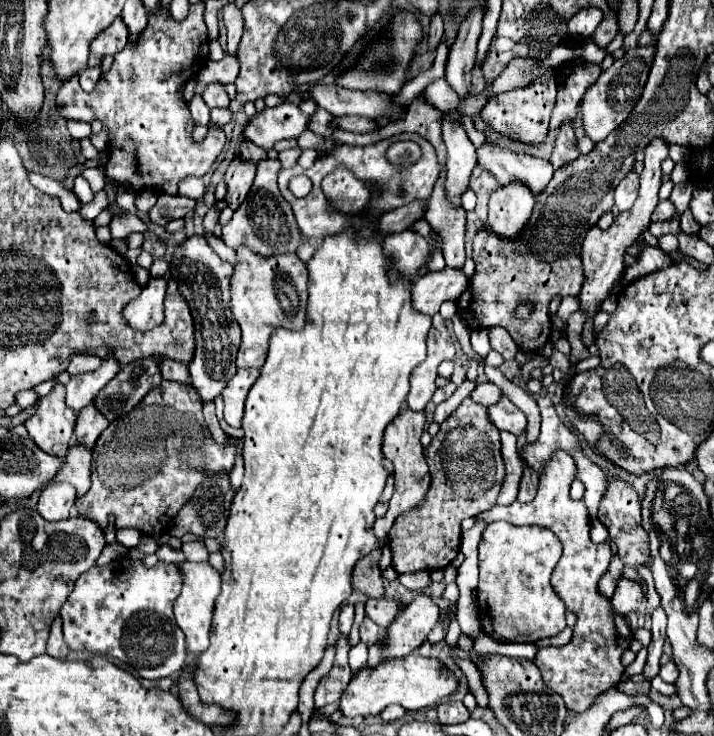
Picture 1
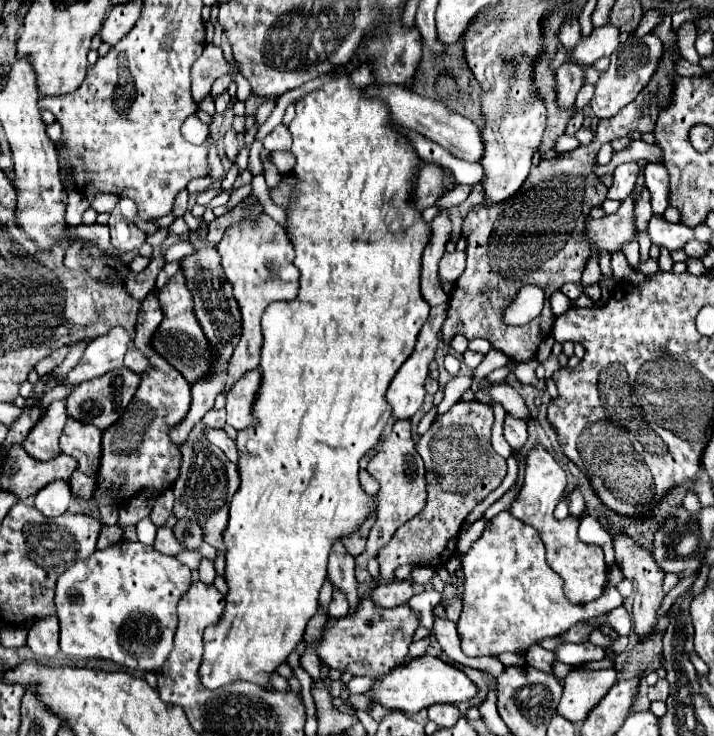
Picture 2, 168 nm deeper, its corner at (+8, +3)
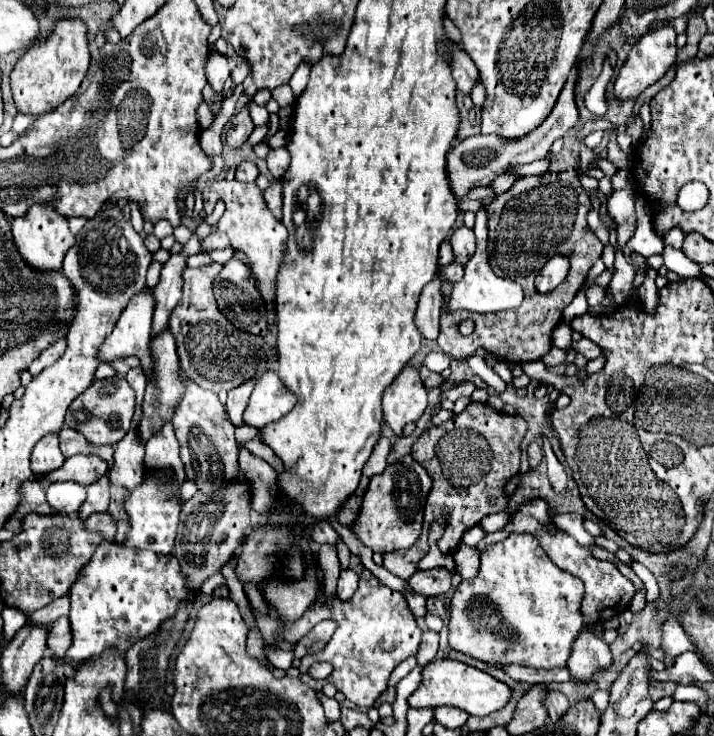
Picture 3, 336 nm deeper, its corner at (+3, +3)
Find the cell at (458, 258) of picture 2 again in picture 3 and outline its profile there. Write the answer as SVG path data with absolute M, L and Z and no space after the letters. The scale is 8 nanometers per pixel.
M467 226L457 228L453 232L453 236L451 236L451 246L453 246L457 262L467 262L471 258L471 254L475 252L475 234L473 234L473 228L467 228Z

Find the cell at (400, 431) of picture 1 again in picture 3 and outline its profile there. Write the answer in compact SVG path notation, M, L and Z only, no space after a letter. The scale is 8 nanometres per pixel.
M407 454L399 462L391 464L379 476L373 476L369 488L363 498L363 506L359 508L359 518L355 518L355 526L351 532L359 538L359 542L373 552L385 554L403 548L411 548L421 534L423 524L423 504L427 492L431 490L431 478L427 470L413 462Z

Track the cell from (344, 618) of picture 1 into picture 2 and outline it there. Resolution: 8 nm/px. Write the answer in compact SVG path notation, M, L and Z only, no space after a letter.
M334 592L328 614L330 614L332 618L342 618L342 616L348 614L348 602L346 602L346 596L344 596L342 592Z

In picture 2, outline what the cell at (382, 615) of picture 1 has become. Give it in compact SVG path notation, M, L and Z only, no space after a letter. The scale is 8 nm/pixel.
M392 580L374 588L372 592L374 604L382 608L394 608L394 606L406 604L412 596L414 596L414 590L410 580Z

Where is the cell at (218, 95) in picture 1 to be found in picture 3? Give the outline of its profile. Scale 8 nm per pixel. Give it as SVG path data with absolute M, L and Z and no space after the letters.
M241 62L237 64L233 70L231 70L231 76L233 76L233 82L235 84L243 84L243 80L251 74L251 64L249 62Z

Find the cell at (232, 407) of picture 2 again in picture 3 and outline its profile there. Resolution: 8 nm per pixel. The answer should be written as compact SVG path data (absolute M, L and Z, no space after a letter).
M269 370L257 378L243 420L249 426L263 428L291 412L295 402L297 398L283 386L277 372Z

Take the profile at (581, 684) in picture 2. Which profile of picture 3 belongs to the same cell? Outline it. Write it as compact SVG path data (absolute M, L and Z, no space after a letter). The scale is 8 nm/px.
M583 628L579 638L575 638L571 648L571 658L567 660L567 668L573 680L589 680L593 674L607 670L611 666L611 650L609 644L593 634L589 628Z

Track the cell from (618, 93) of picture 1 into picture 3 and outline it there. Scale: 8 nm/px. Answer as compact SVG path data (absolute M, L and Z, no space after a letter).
M669 24L665 28L657 28L649 34L645 34L637 44L631 46L629 58L625 60L623 68L617 74L615 80L615 96L619 100L627 100L627 98L637 98L645 88L649 88L651 84L655 84L659 78L663 78L663 74L671 68L671 64L675 62L675 54L677 54L677 46L675 46L675 28Z

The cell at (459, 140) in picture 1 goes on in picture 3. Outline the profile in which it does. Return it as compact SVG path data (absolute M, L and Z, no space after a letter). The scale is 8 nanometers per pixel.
M437 276L433 278L433 282L429 282L423 288L417 314L415 314L415 324L421 336L427 340L435 340L439 334L439 316L441 316L441 300L443 300L441 282L443 282L443 276Z

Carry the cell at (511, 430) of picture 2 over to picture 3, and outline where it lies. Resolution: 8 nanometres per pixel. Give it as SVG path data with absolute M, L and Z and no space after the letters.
M535 442L529 446L529 450L527 450L527 456L529 456L529 468L531 470L537 470L539 468L539 464L541 464L541 460L543 460L543 450L541 450L541 446L537 446Z

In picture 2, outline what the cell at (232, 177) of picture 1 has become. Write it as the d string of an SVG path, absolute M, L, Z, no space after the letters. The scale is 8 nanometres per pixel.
M228 130L226 136L224 136L224 152L226 152L226 158L234 164L234 162L236 162L236 156L238 156L238 152L240 152L240 146L238 146L236 132L234 132L234 130Z

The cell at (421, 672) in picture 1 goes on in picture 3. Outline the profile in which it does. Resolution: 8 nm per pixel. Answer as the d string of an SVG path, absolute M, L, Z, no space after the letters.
M435 660L423 668L421 686L411 694L409 706L413 708L437 708L437 706L455 706L465 710L473 716L487 716L491 712L503 710L513 696L513 690L505 684L495 680L491 674L467 666L457 660Z

